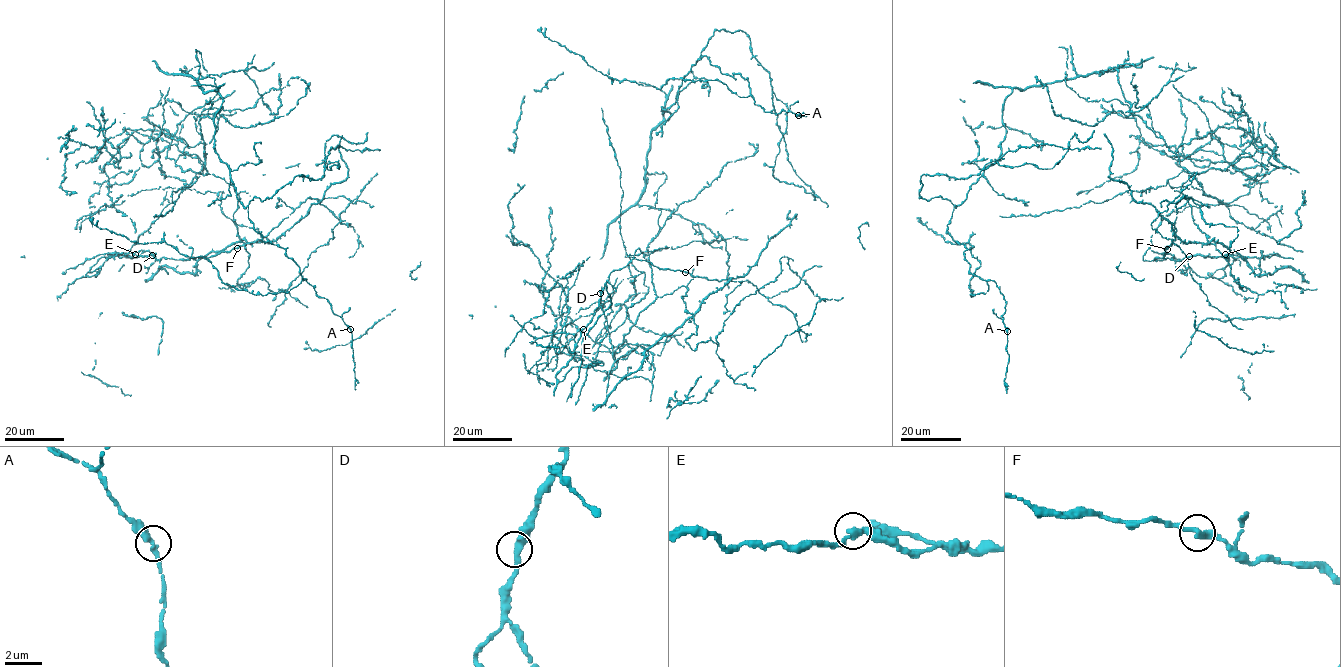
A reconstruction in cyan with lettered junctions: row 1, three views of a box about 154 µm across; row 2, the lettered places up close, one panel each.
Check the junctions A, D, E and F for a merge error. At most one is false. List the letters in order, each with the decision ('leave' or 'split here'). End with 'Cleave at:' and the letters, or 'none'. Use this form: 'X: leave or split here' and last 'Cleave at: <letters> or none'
A: leave
D: leave
E: leave
F: leave
Cleave at: none

